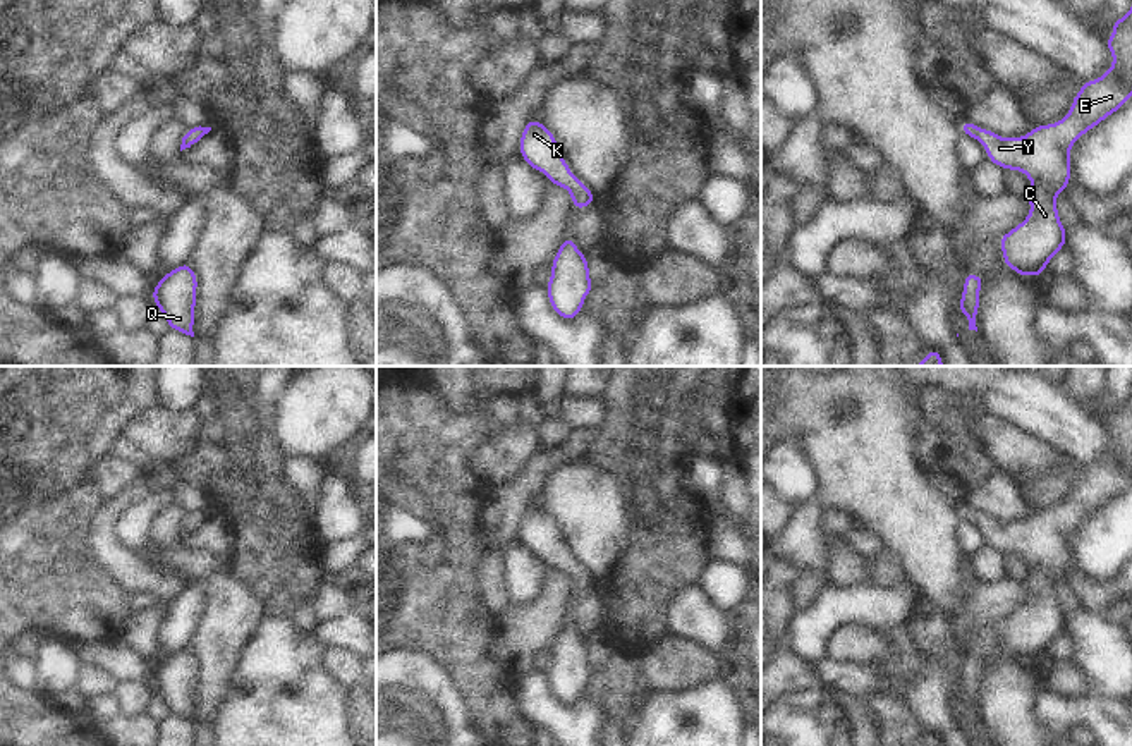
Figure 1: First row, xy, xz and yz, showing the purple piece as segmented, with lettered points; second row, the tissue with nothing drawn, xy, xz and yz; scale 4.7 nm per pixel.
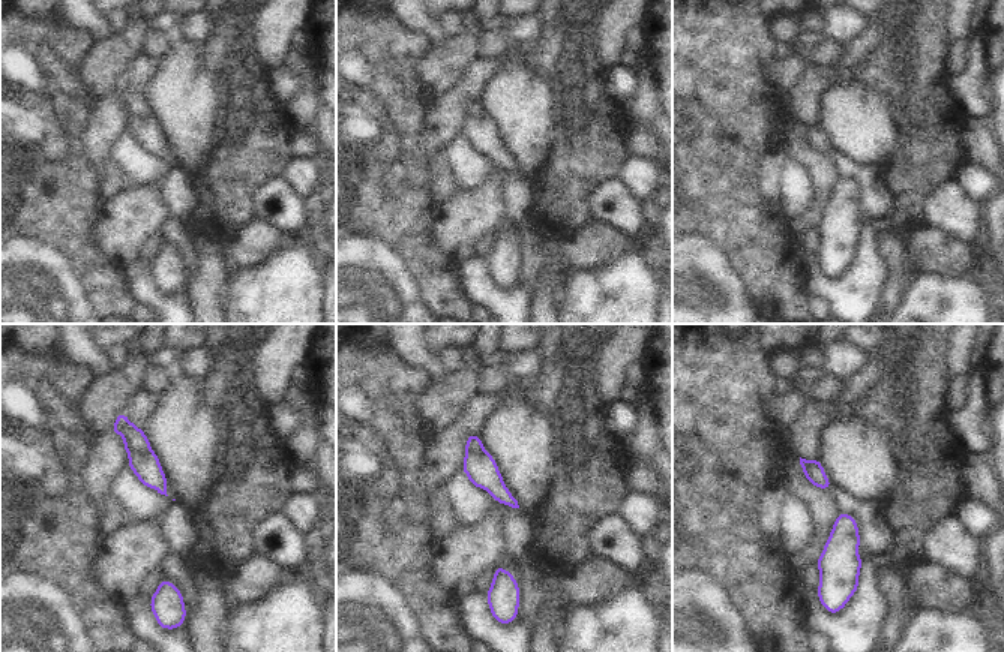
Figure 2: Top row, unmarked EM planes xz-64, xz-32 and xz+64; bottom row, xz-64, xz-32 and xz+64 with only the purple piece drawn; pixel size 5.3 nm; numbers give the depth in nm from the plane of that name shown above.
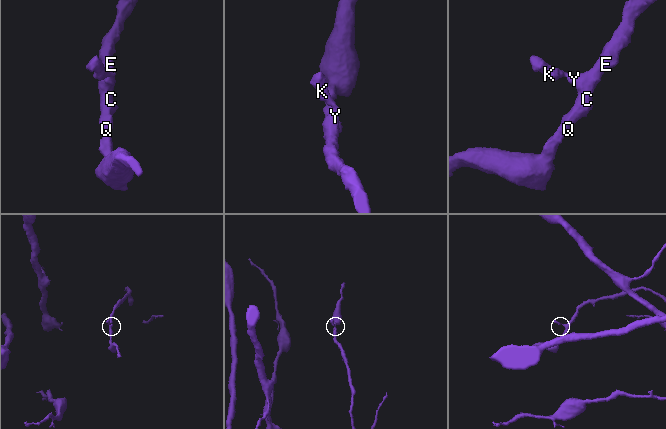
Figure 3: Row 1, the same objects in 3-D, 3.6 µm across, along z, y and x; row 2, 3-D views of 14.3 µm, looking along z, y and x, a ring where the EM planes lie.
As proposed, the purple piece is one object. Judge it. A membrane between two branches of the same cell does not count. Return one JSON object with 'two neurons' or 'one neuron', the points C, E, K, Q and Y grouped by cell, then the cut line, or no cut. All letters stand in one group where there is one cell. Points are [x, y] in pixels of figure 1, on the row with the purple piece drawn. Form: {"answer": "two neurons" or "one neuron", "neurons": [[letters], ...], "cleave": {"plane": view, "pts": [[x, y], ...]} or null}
{"answer": "one neuron", "neurons": [["C", "E", "K", "Q", "Y"]], "cleave": null}

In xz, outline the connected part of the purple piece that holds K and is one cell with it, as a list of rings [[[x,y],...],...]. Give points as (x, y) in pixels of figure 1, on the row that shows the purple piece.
[[[527,120],[520,134],[519,153],[531,168],[546,174],[551,184],[565,187],[572,196],[574,208],[584,210],[596,201],[596,194],[572,174],[555,134],[541,120]]]

